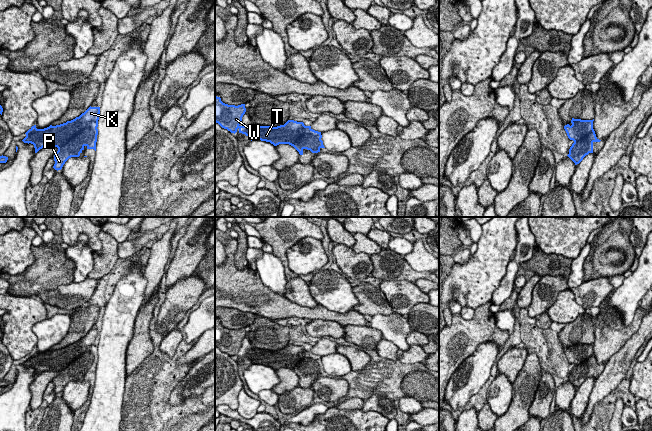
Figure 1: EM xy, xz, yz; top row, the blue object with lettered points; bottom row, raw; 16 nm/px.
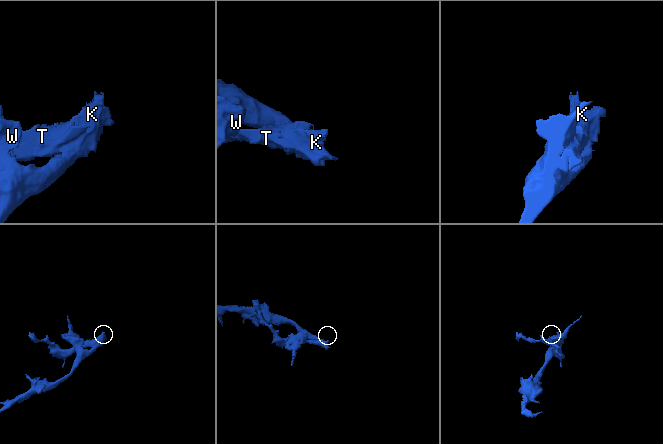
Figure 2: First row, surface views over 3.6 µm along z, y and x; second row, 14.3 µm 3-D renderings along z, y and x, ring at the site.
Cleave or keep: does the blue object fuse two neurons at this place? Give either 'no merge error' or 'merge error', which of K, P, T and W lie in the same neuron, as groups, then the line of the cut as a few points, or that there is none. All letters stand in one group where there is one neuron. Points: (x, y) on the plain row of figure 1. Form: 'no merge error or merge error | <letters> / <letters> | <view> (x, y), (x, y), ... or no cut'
merge error | K T / P W | xy (96, 350), (82, 350), (78, 356), (73, 358), (58, 372)

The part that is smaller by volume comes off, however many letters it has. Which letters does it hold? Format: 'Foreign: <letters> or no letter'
Foreign: K, T

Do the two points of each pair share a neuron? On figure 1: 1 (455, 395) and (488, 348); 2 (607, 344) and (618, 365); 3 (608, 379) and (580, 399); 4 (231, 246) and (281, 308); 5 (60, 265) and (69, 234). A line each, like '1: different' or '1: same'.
1: same
2: different
3: different
4: same
5: different

